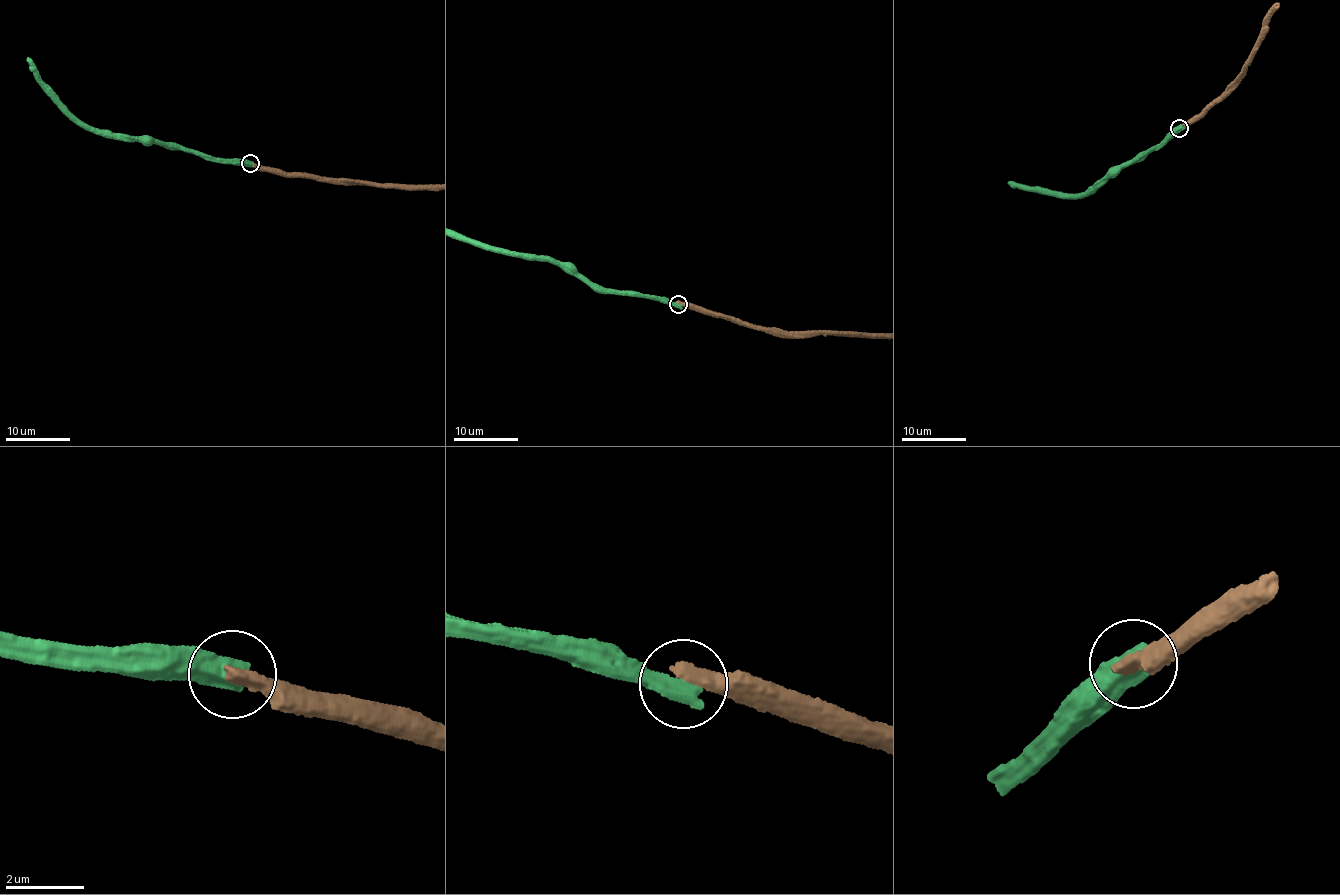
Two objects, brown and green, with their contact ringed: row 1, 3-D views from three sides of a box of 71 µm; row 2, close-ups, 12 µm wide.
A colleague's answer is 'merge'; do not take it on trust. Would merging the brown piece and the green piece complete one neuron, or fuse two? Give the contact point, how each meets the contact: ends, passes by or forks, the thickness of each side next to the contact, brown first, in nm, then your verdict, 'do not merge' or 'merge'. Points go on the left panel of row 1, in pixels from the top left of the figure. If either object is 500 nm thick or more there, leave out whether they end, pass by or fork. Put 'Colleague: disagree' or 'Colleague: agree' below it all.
at (250, 163); 400 nm thick on the brown side, 600 nm on the other; do not merge
Colleague: disagree

